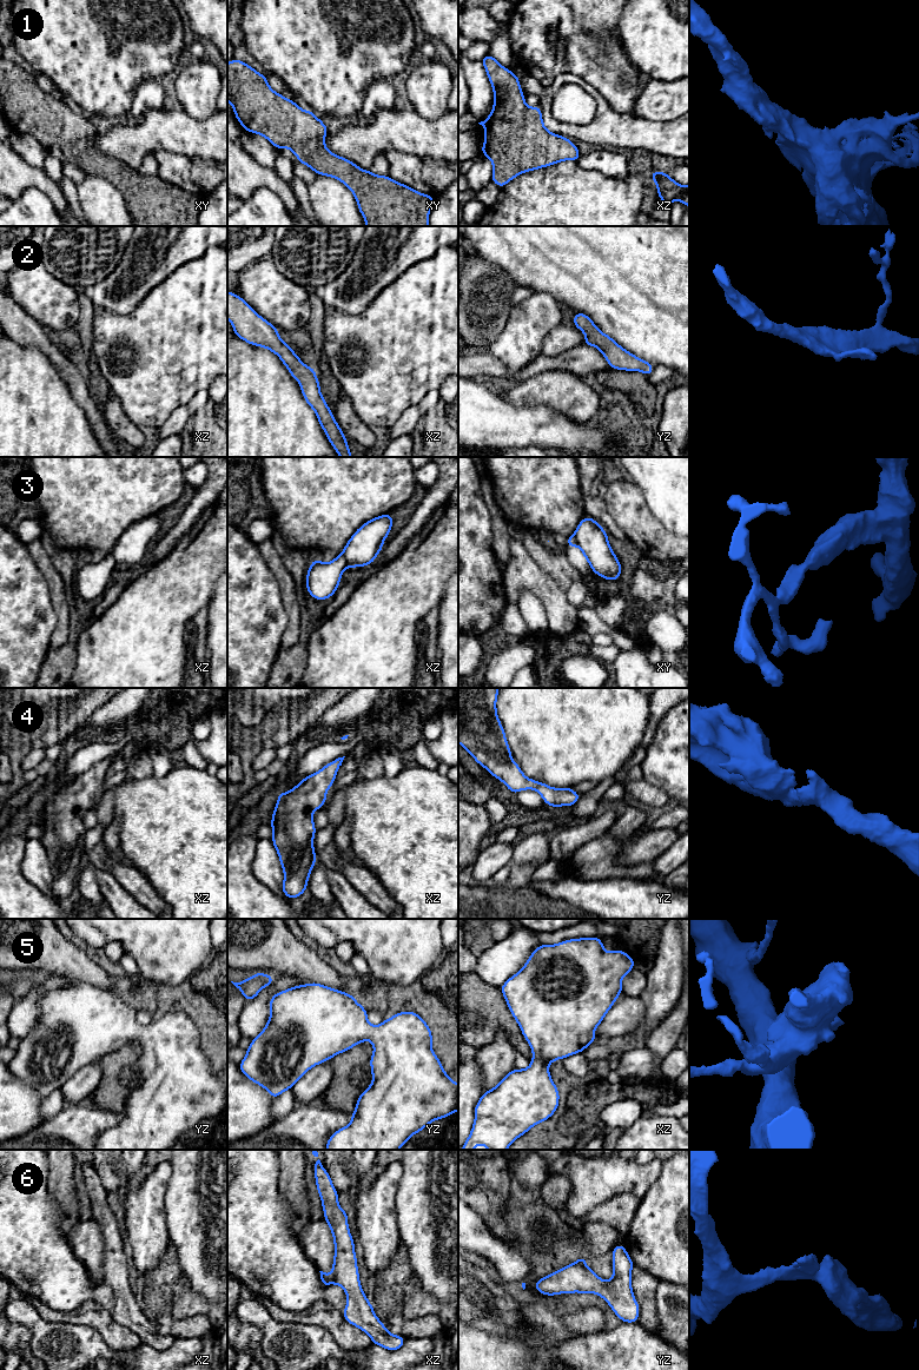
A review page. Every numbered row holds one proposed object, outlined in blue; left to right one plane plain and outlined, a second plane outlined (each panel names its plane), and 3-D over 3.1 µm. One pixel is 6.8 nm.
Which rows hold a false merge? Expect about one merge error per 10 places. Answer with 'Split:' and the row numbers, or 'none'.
Split: 3

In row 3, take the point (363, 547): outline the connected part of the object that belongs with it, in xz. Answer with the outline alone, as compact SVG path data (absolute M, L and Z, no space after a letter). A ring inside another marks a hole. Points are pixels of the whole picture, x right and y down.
M390 512L371 518L359 527L350 537L343 549L343 557L351 568L366 567L372 564L382 551L384 540L392 528Z

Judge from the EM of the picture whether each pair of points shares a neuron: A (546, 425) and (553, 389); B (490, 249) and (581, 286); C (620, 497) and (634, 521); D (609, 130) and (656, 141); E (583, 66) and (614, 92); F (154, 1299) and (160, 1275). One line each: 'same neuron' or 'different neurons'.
A: different neurons
B: same neuron
C: same neuron
D: same neuron
E: same neuron
F: same neuron

